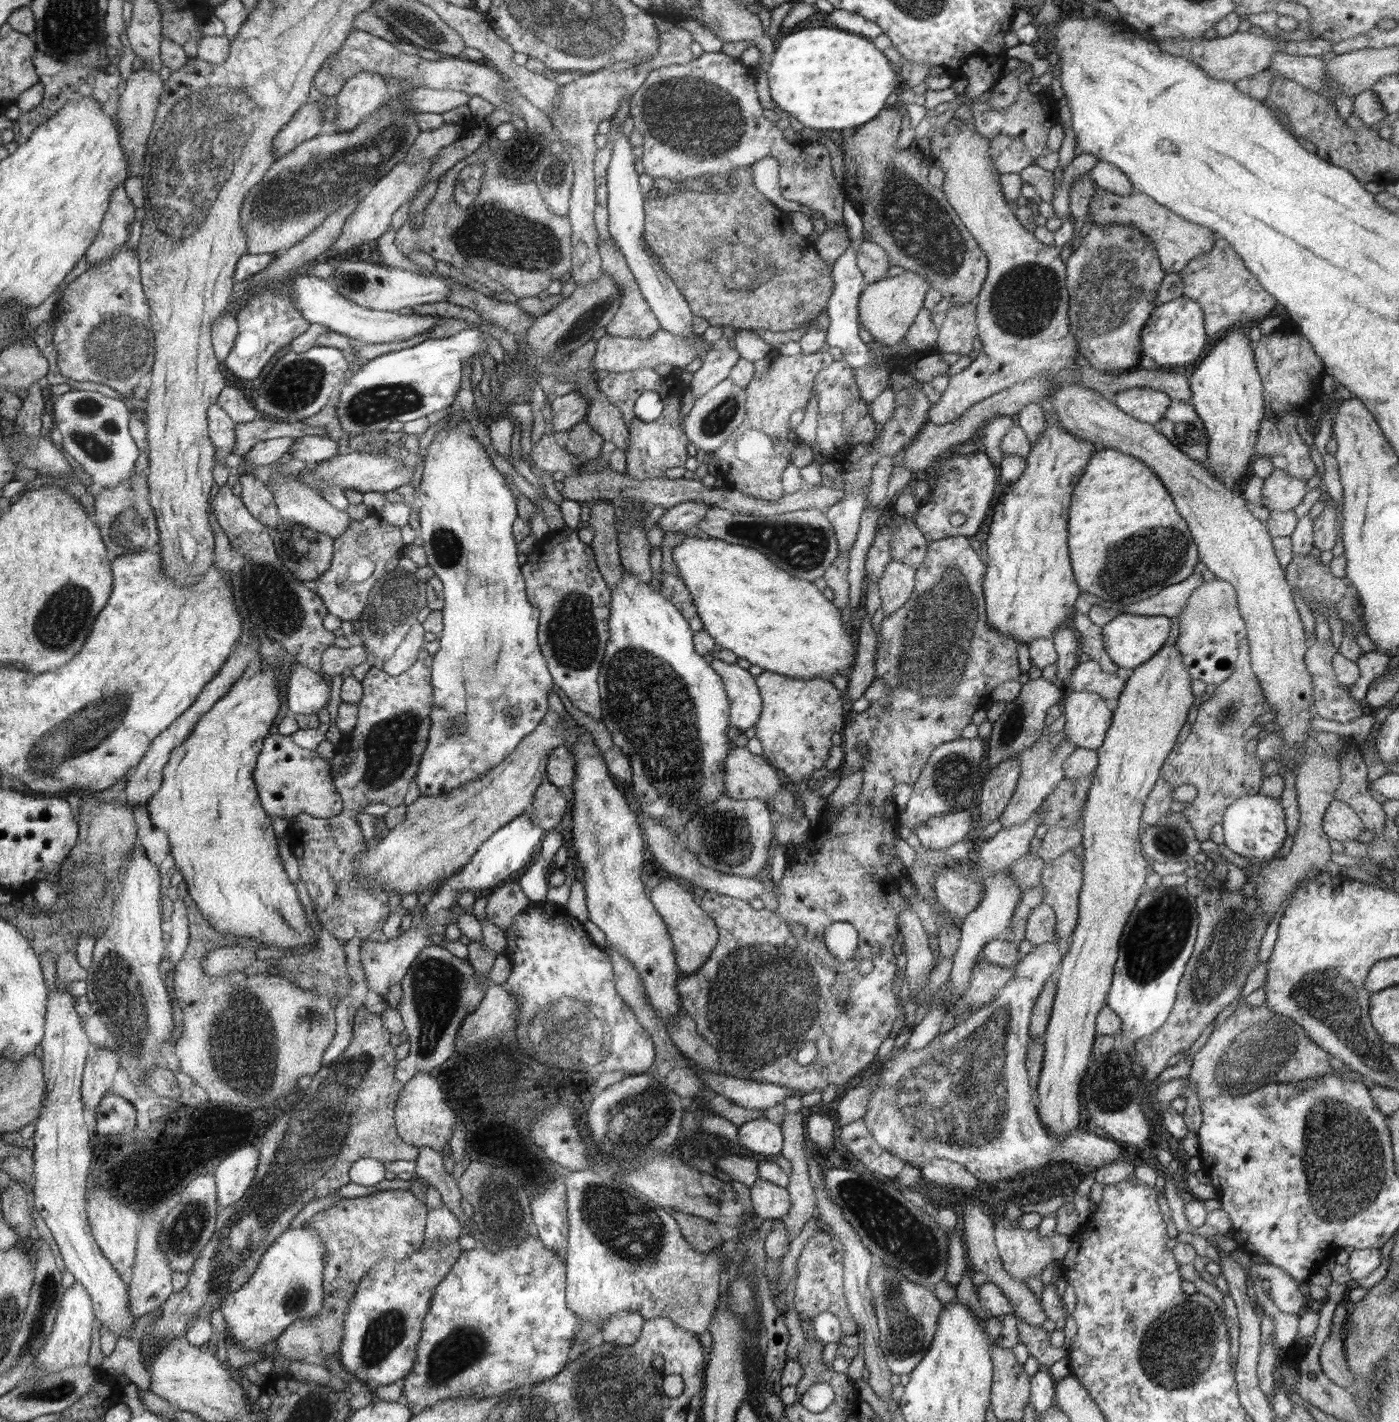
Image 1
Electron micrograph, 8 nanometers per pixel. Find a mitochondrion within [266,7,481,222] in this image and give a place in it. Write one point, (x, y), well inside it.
(432, 37)

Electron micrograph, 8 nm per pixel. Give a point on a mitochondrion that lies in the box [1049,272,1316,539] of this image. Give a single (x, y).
(1186, 434)

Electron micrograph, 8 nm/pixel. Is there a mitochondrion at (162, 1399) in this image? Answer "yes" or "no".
no

